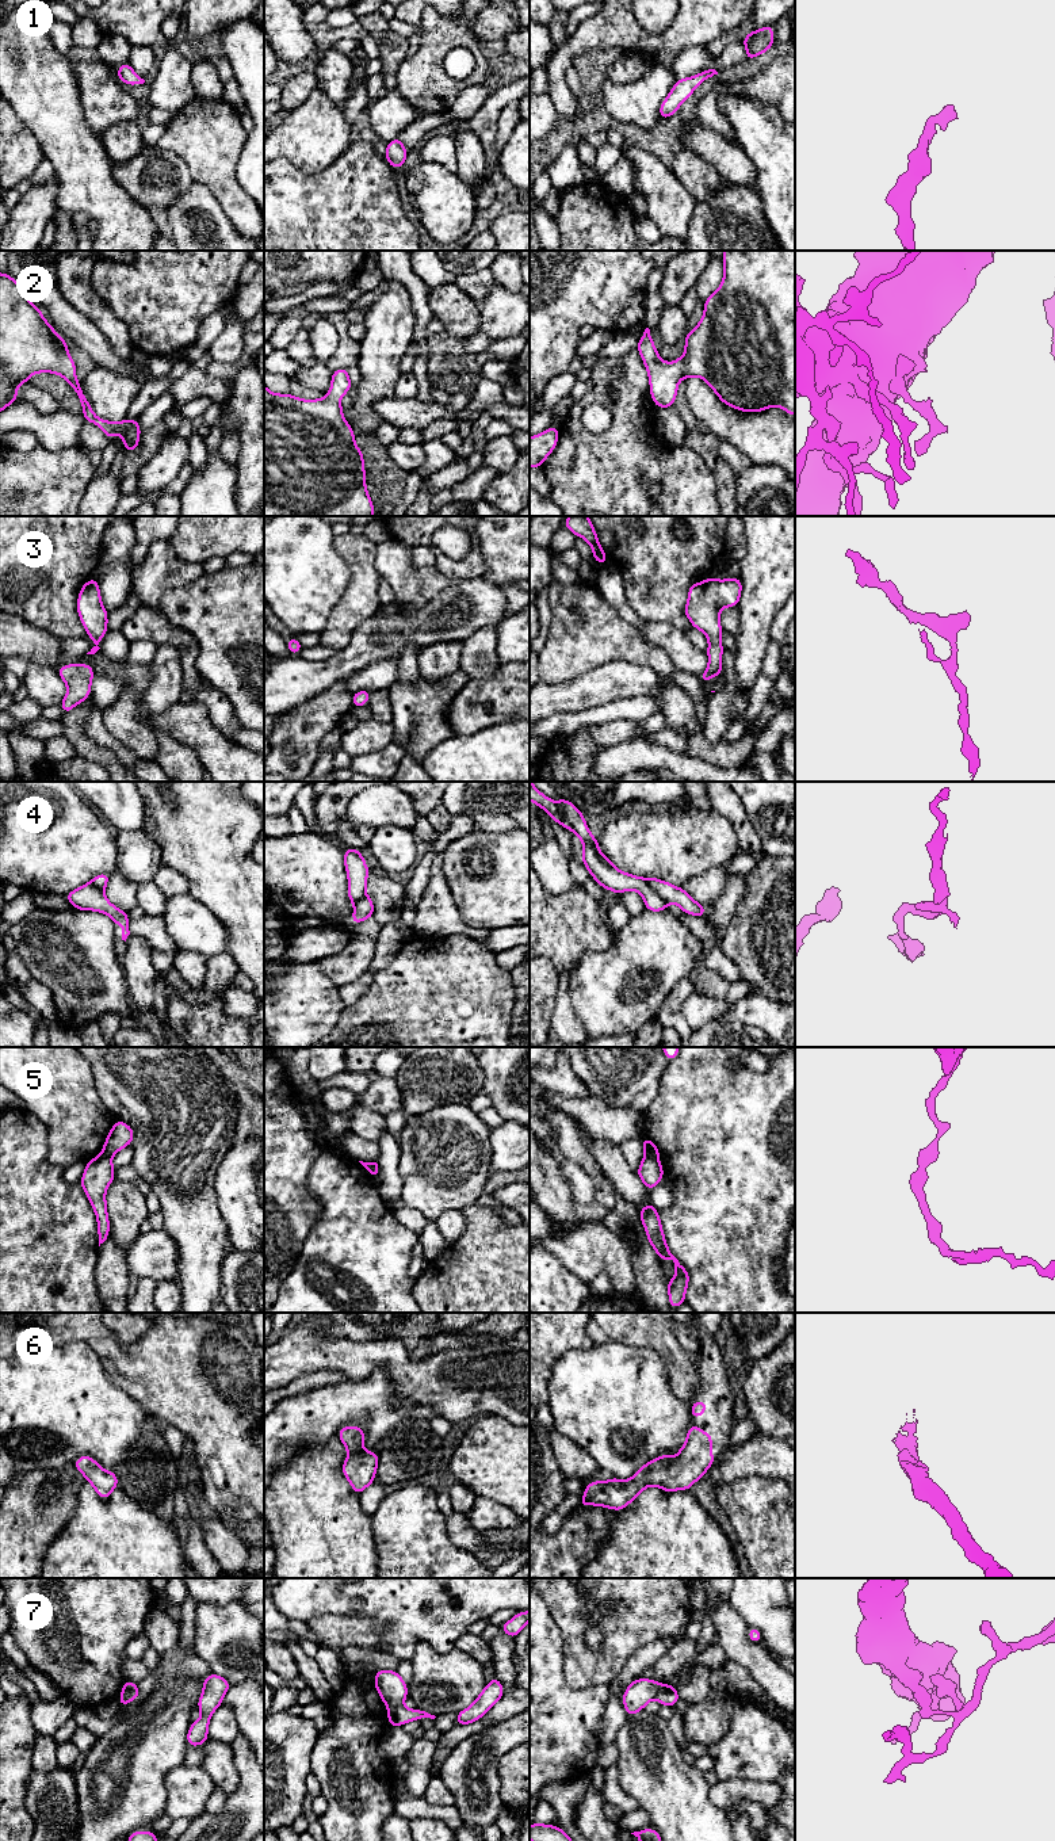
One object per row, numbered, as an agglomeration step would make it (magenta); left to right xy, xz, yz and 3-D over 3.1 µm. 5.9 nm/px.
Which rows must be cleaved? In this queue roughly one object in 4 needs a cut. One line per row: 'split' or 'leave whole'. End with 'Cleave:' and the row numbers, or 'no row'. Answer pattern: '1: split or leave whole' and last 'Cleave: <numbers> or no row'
1: leave whole
2: leave whole
3: leave whole
4: split
5: leave whole
6: leave whole
7: split
Cleave: 4, 7

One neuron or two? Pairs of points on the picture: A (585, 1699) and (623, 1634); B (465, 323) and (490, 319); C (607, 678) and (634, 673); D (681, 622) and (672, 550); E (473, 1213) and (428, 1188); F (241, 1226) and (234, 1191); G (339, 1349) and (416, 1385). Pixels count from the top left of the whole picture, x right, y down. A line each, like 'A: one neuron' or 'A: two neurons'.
A: two neurons
B: two neurons
C: one neuron
D: one neuron
E: two neurons
F: one neuron
G: one neuron

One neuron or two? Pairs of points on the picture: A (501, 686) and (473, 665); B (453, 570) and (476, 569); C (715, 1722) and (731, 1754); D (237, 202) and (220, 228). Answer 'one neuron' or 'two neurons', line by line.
A: two neurons
B: one neuron
C: two neurons
D: two neurons

